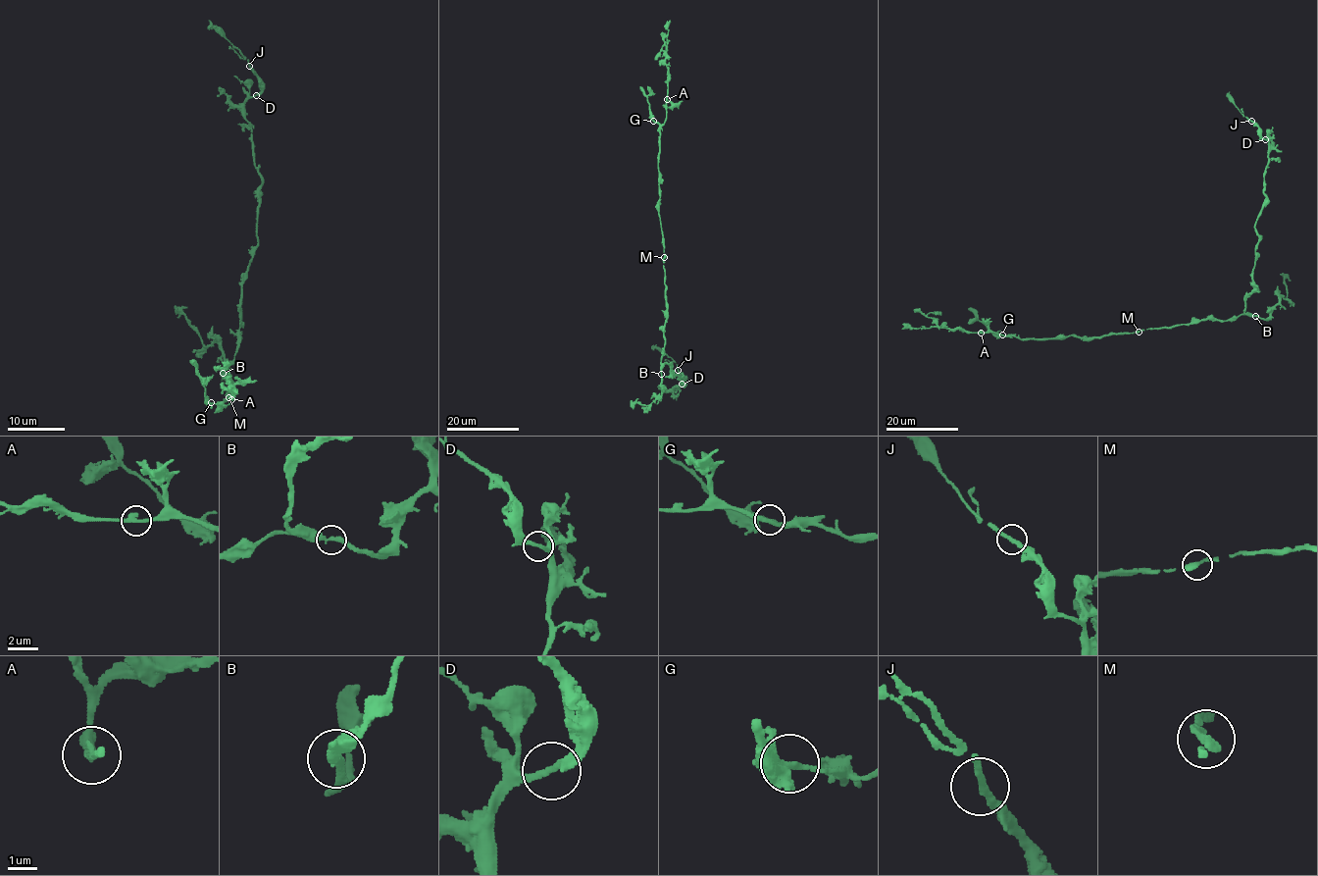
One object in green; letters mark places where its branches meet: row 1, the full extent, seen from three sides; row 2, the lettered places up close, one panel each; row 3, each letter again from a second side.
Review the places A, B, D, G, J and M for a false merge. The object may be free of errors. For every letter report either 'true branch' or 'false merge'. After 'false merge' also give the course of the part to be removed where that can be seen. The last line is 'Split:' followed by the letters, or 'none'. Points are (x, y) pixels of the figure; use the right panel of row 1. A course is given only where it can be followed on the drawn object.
A: true branch
B: true branch
D: true branch
G: true branch
J: true branch
M: true branch
Split: none

